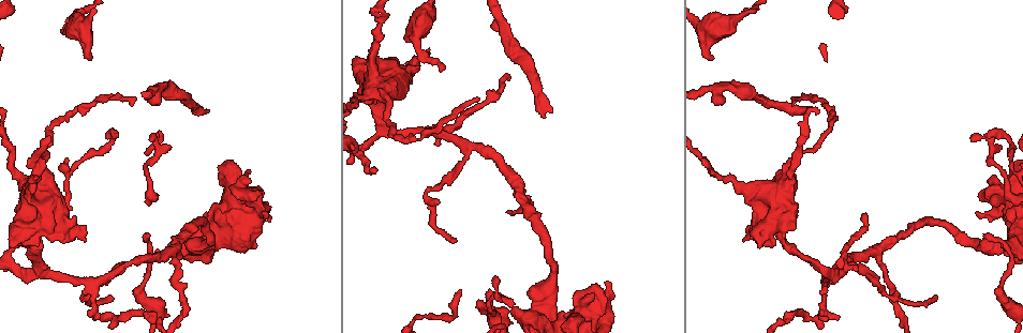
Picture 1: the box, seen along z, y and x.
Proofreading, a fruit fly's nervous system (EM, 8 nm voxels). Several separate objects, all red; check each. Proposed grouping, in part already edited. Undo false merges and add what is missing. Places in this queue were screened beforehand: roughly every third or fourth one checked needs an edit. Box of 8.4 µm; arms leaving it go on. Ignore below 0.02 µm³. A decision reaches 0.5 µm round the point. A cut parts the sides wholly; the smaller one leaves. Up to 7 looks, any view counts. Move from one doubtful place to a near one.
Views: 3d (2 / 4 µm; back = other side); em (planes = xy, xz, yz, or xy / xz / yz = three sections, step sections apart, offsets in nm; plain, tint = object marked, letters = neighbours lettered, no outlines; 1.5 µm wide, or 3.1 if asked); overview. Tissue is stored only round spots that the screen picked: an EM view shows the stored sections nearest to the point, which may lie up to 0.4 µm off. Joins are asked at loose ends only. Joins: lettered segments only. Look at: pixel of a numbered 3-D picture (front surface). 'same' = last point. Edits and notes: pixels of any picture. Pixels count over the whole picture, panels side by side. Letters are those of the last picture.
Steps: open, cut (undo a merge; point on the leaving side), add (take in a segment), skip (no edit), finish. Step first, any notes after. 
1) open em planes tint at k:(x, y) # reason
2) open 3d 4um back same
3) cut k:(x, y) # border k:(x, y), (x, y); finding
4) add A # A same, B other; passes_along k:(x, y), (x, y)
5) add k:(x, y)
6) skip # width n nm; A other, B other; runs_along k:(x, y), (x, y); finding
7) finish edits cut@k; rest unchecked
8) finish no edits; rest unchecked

open em yz step 8 tint at 1:(544, 117)

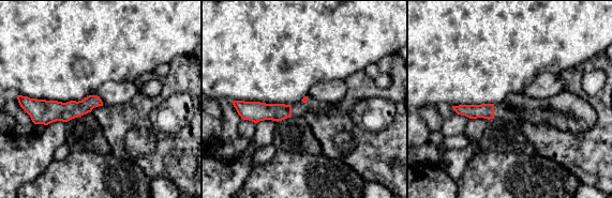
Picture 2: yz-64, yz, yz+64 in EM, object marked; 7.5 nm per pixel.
open em planes letters same # another direction

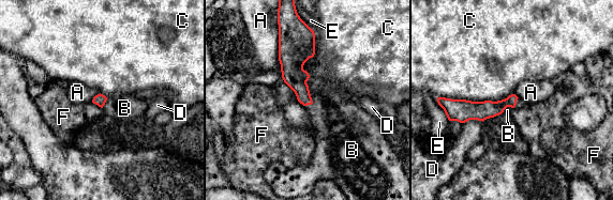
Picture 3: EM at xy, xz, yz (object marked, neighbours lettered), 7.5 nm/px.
add B # longest_contact A 600 nm; A other, B same, C other, D other, E other, F other; passes_along 3:(294, 75), (312, 103), (339, 122); the neuron continues

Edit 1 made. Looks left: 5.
open 3d 2um at 1:(982, 233) # thin end

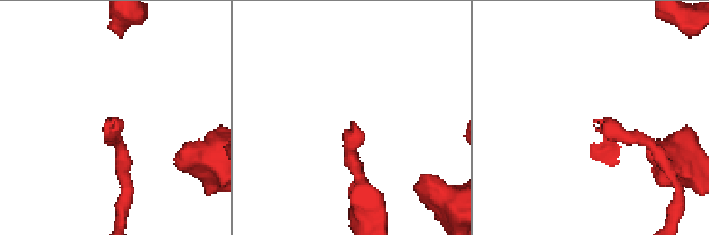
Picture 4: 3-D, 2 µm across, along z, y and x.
open em xz step 4 letters at 4:(354, 125) # now the EM

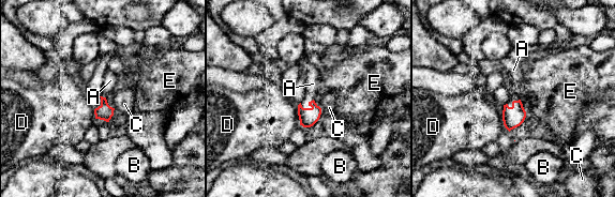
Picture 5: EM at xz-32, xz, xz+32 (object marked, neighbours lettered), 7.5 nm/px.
open em planes letters same

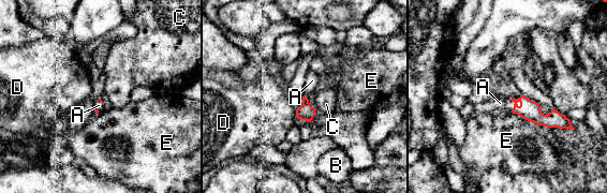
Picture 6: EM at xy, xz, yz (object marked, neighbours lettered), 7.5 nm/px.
add A # A same, B other, C other, D other, E other; it goes on there

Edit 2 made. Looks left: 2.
open 3d 2um at 1:(1004, 302) # calibre changes

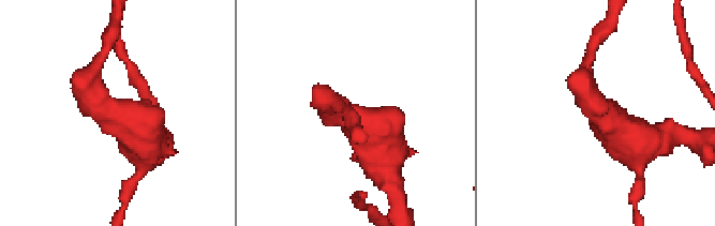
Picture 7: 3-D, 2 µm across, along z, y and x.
open em planes letters at 7:(110, 110)

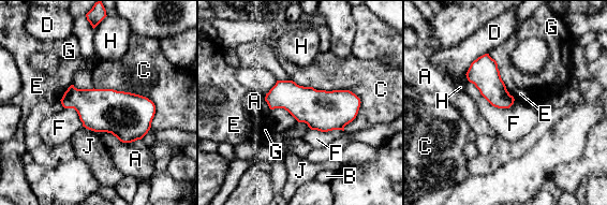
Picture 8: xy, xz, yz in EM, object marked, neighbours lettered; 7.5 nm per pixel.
skip # A other, B other, C other, D other, E other, F other, G other, H other, J other; border 8:(465, 76), (492, 105), (514, 103); all the same neuron

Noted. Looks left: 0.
finish edits add@3, add@6; rest unchecked

